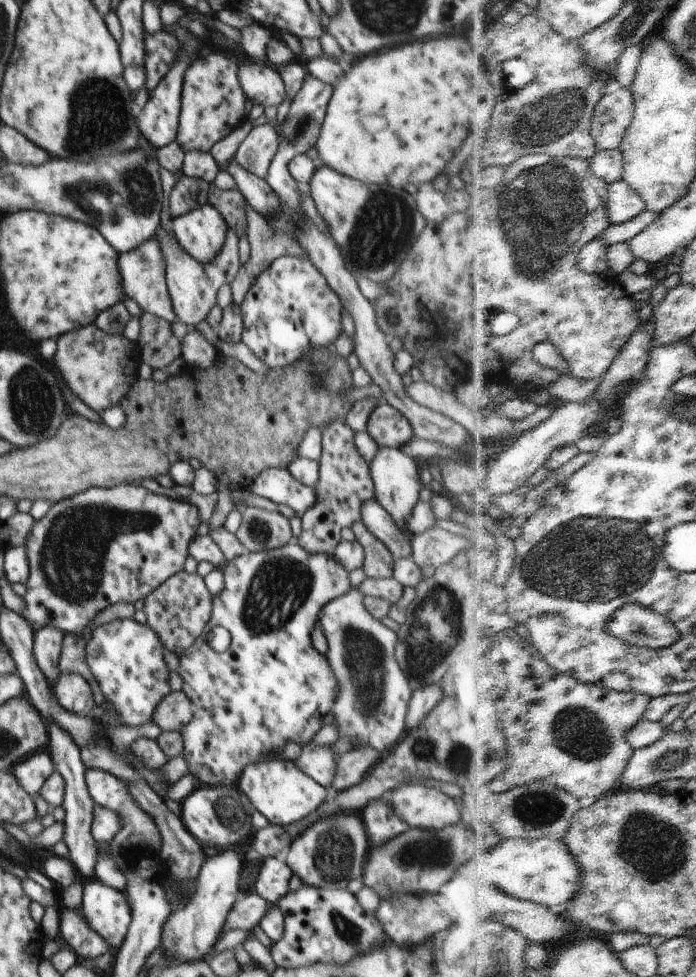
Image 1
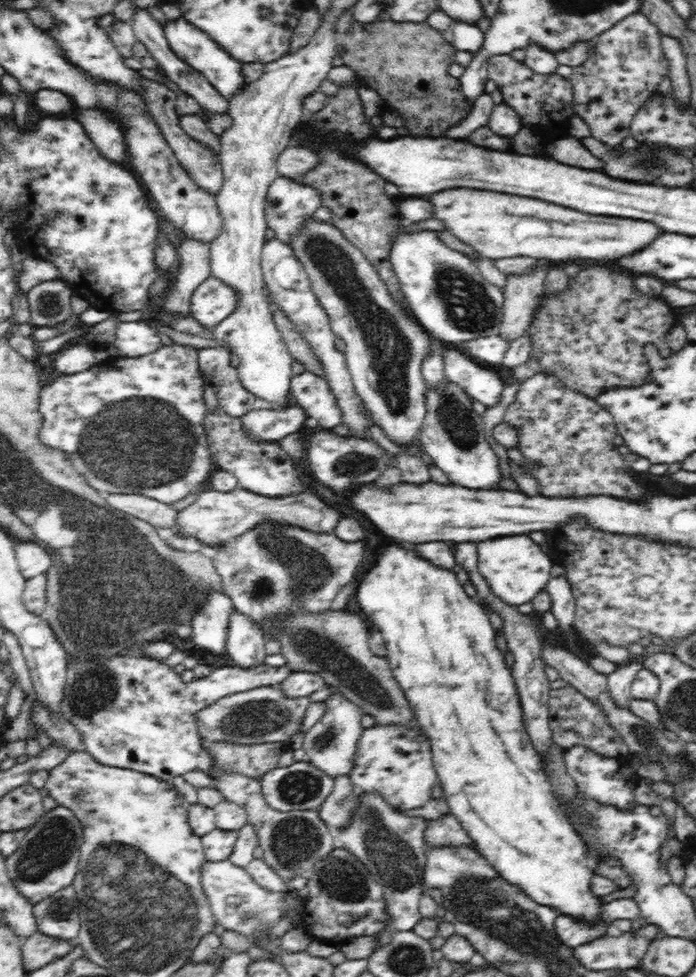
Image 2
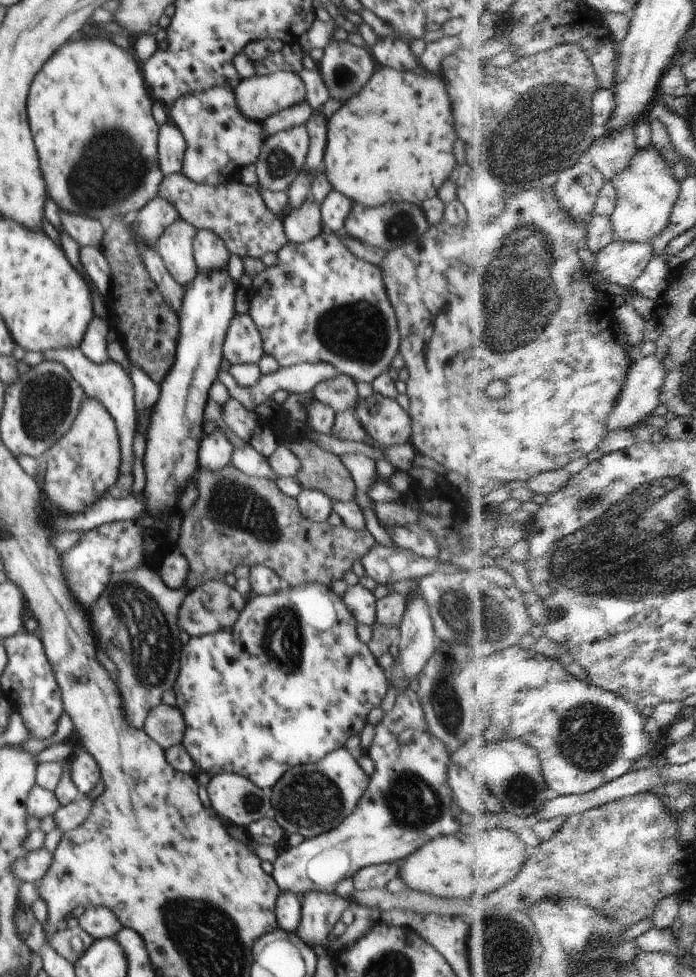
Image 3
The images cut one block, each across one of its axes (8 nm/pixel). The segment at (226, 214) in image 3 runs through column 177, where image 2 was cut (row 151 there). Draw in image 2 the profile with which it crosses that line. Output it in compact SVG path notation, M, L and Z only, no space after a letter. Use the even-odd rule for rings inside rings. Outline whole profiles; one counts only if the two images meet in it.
M141 78L141 88L143 88L143 97L145 98L148 110L160 127L164 139L168 142L170 149L176 155L178 162L186 169L186 172L194 179L194 182L212 194L218 194L222 188L223 172L218 155L212 153L206 145L194 141L180 126L176 112L176 99L178 93L168 88L164 84L157 84L145 78Z

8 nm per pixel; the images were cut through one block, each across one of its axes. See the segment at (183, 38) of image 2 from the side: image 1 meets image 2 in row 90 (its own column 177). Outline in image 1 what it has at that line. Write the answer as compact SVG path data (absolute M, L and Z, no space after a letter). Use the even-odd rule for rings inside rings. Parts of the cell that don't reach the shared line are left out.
M209 202L172 219L179 245L198 262L207 265L223 249L229 226L225 217Z

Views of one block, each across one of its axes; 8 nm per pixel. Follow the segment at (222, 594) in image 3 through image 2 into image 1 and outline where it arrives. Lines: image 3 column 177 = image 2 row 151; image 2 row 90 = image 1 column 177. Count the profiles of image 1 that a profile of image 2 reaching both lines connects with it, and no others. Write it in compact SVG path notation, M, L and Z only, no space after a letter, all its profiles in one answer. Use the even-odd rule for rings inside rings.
M177 572L144 598L143 611L147 625L158 635L164 648L180 656L186 650L191 650L196 639L204 632L204 626L212 616L213 598L198 572Z

